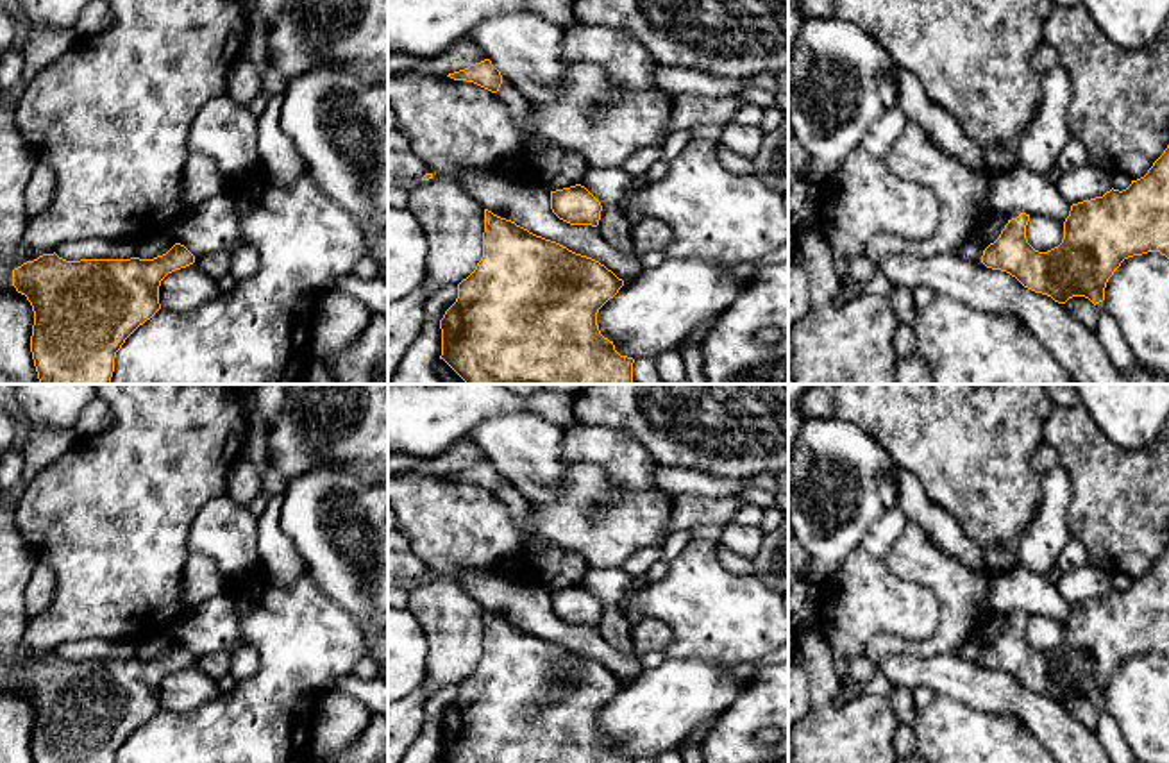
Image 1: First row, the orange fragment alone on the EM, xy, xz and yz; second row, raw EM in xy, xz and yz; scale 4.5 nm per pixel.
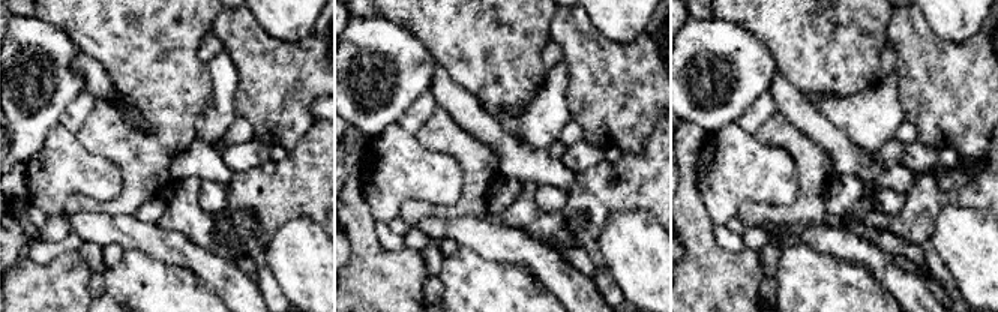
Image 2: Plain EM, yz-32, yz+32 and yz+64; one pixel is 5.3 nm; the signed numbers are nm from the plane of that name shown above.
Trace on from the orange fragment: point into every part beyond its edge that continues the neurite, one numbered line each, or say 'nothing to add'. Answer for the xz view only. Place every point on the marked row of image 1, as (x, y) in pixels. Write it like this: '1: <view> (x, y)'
nothing to add

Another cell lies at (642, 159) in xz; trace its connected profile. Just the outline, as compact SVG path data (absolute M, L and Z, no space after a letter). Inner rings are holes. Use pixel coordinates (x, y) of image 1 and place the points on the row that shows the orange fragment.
M661 145L638 148L620 164L620 168L638 180L656 161L661 159L661 154Z

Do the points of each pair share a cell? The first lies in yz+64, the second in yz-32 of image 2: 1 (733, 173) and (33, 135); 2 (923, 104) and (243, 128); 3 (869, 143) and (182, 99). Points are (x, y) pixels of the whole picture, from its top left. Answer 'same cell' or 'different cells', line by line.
1: different cells
2: different cells
3: different cells

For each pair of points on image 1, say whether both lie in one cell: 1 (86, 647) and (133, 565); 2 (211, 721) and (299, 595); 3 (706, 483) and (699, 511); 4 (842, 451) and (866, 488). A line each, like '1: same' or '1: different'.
1: different
2: same
3: different
4: same

